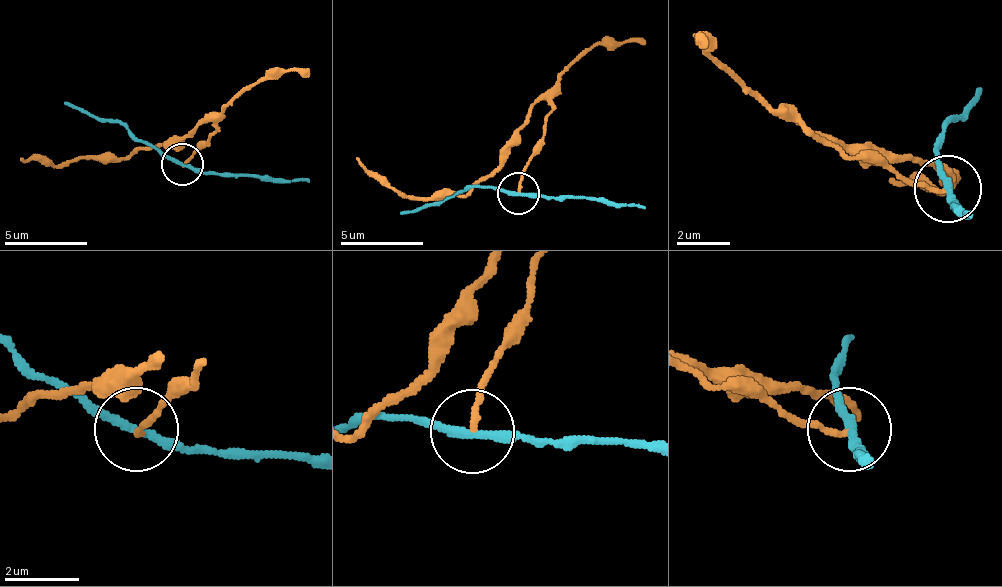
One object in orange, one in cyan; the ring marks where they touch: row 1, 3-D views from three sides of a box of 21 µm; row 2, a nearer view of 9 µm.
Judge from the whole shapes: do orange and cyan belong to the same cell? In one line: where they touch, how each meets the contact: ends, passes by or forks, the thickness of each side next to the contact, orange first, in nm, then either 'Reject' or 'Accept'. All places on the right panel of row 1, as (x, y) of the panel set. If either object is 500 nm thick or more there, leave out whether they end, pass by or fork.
Place: (947, 188). At the ring orange ends. At the ring cyan passes by. Thickness 140 nm (orange) against 220 nm. Reject

